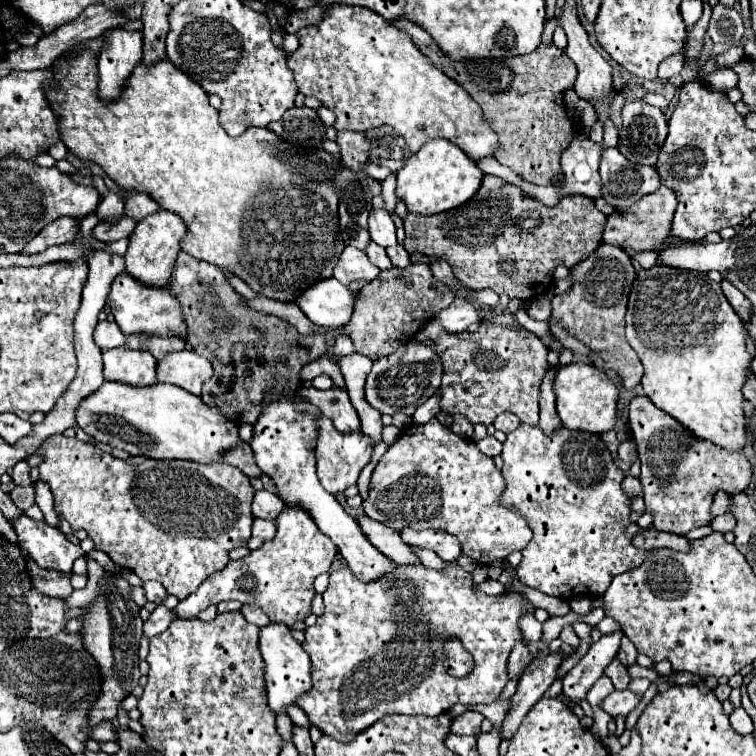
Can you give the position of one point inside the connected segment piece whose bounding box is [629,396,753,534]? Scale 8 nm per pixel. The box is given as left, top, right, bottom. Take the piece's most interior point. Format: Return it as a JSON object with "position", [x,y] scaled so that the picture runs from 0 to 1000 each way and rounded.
{"position":[899,626]}

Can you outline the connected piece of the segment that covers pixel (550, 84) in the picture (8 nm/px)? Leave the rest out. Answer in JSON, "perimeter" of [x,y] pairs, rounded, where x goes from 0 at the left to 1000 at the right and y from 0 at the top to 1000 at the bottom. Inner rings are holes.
{"perimeter":[[[525,26],[520,29],[525,37],[536,40],[546,56],[554,61],[554,66],[570,77],[570,82],[578,85],[581,93],[586,93],[594,103],[604,106],[626,130],[628,135],[636,140],[639,151],[644,153],[644,161],[649,164],[649,169],[660,177],[660,206],[655,206],[663,217],[673,220],[676,225],[681,225],[684,230],[689,230],[697,241],[713,243],[713,246],[726,246],[734,243],[739,238],[745,238],[745,225],[742,225],[742,204],[745,198],[755,190],[755,185],[763,177],[763,169],[753,161],[750,148],[747,148],[747,138],[745,138],[745,122],[750,116],[758,114],[761,103],[763,103],[763,90],[761,85],[755,85],[755,79],[747,74],[747,66],[739,66],[737,61],[713,61],[708,69],[702,71],[692,71],[692,74],[679,74],[679,77],[649,77],[649,79],[610,79],[602,82],[594,74],[586,71],[586,66],[573,56],[573,50],[554,37],[552,32],[541,29],[541,26]]]}

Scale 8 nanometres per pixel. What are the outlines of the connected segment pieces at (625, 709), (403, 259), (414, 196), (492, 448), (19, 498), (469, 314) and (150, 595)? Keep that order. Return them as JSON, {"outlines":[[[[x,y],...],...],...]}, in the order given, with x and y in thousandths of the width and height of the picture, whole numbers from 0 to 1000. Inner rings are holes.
{"outlines":[[[[813,913],[808,915],[808,929],[798,929],[795,937],[806,947],[829,947],[843,931],[848,929],[848,921],[835,915],[835,913]]],[[[515,325],[512,328],[512,339],[517,341],[517,347],[520,347],[520,352],[528,352],[528,354],[533,354],[533,352],[538,352],[538,349],[544,349],[544,344],[541,344],[541,333],[533,328],[533,325]]],[[[575,183],[549,201],[525,228],[525,259],[538,270],[541,280],[573,286],[618,267],[634,251],[636,241],[639,228],[607,193],[589,183]]],[[[644,577],[644,579],[636,579],[636,582],[628,582],[631,593],[644,601],[644,603],[660,603],[663,601],[663,585],[655,579],[655,577]]],[[[44,640],[41,643],[20,643],[15,651],[12,651],[15,661],[28,672],[28,675],[36,675],[46,667],[46,646]]],[[[602,394],[599,402],[578,415],[578,426],[586,431],[586,437],[602,437],[615,439],[623,426],[634,423],[634,410],[623,407],[623,402],[612,394]]],[[[194,767],[194,770],[189,770],[189,780],[192,780],[194,794],[197,794],[197,796],[205,796],[205,799],[216,796],[216,791],[221,788],[218,778],[216,778],[210,770],[205,770],[205,767]]]]}

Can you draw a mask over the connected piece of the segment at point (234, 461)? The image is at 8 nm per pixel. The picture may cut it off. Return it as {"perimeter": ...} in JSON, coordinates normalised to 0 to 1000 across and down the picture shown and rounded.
{"perimeter":[[[316,587],[316,590],[295,598],[292,608],[298,614],[306,614],[306,616],[316,619],[327,630],[345,630],[345,622],[337,614],[337,606],[335,606],[335,598],[332,598],[329,587]]]}

